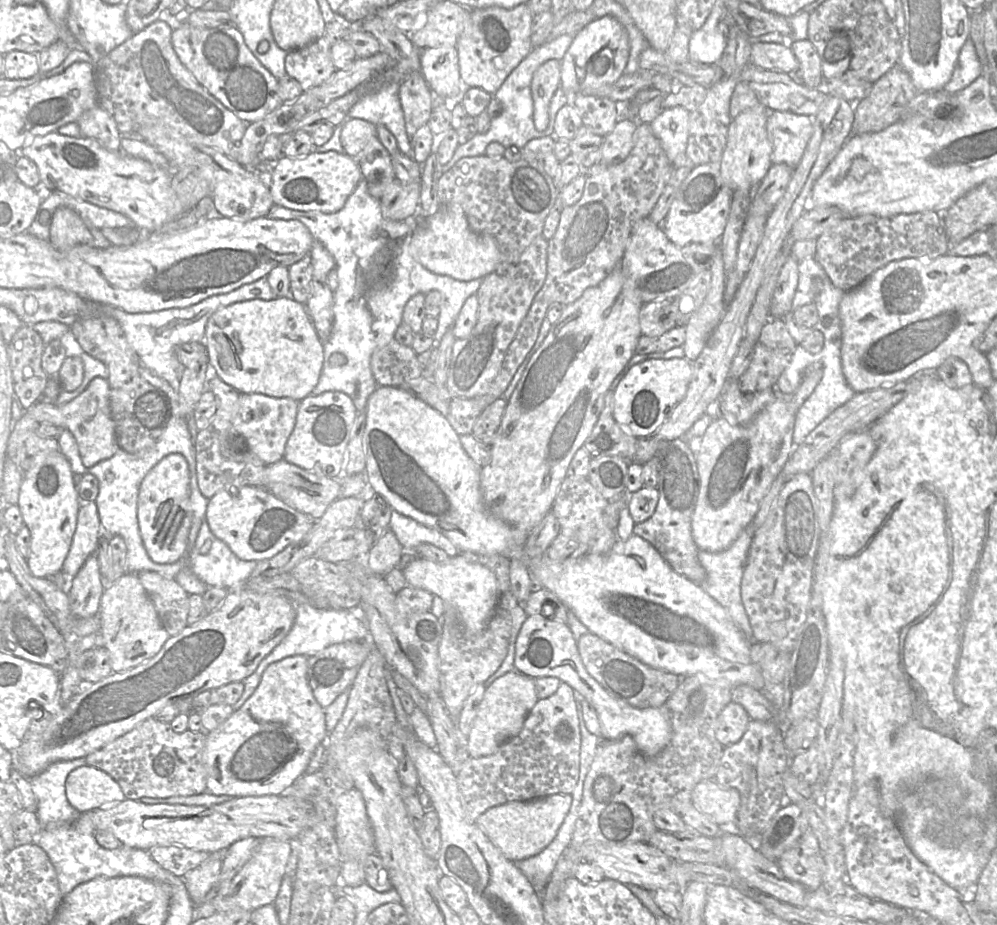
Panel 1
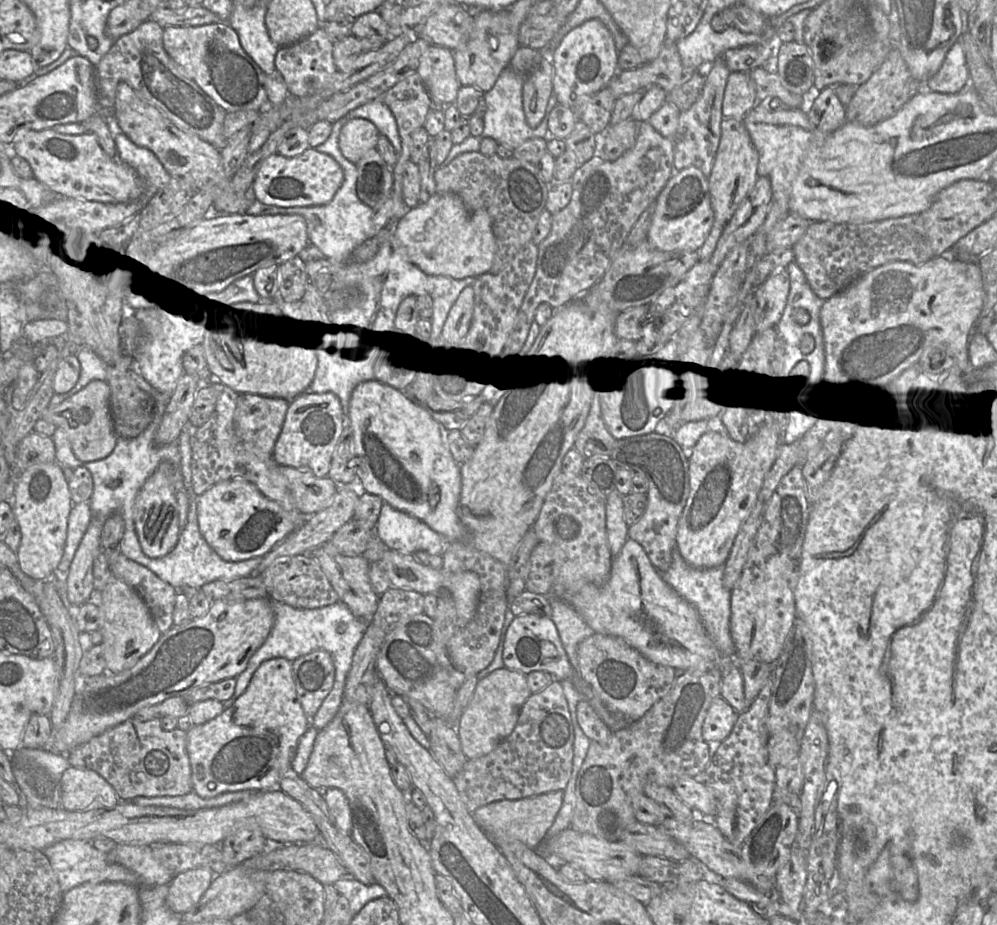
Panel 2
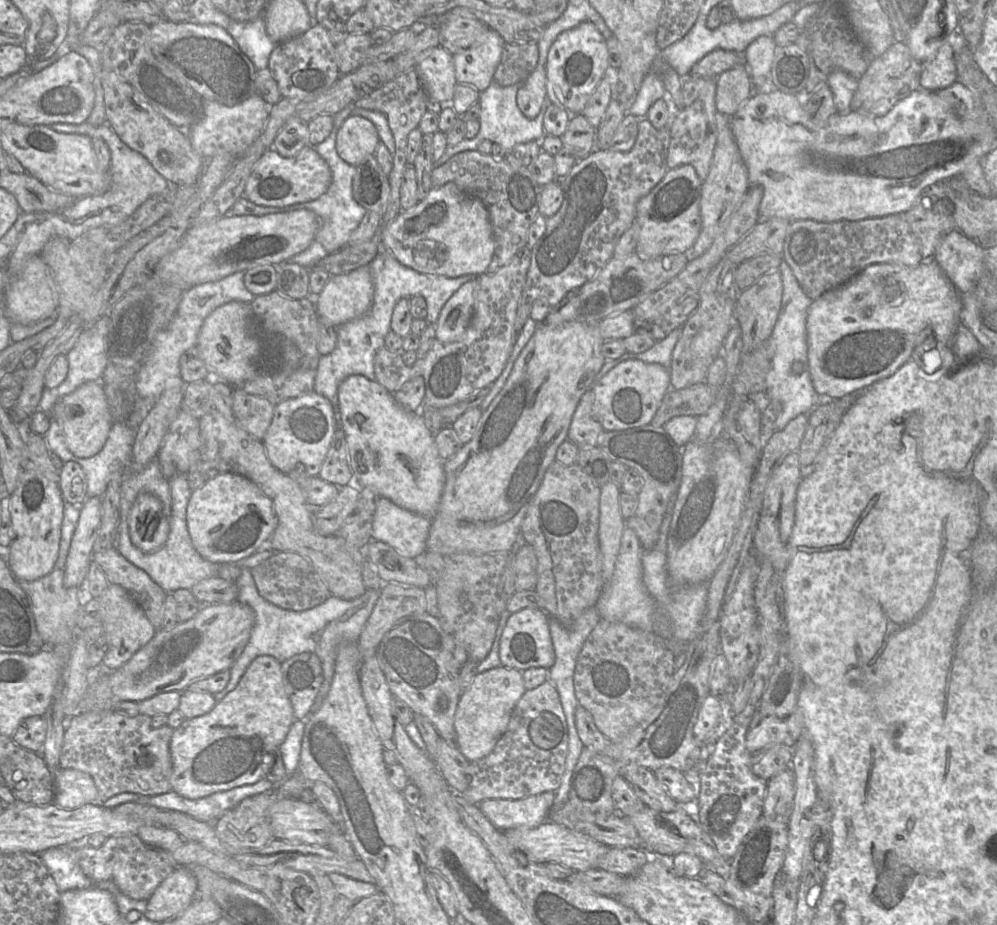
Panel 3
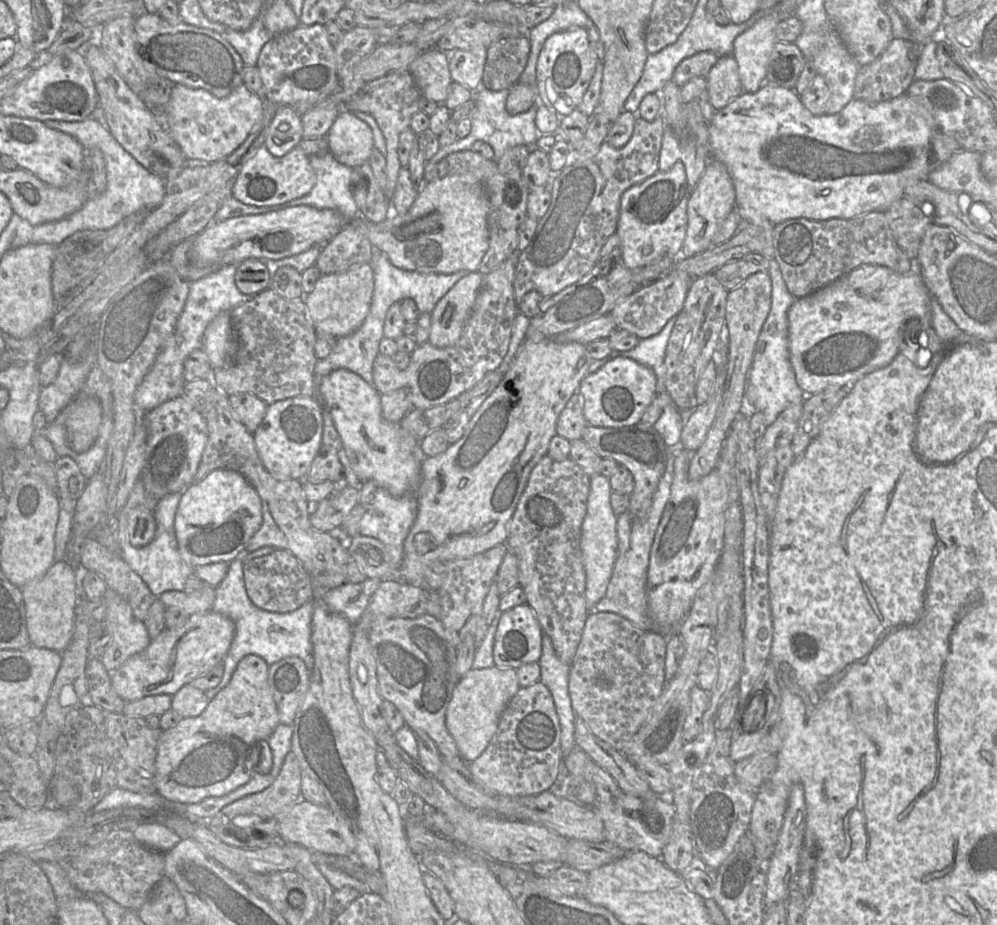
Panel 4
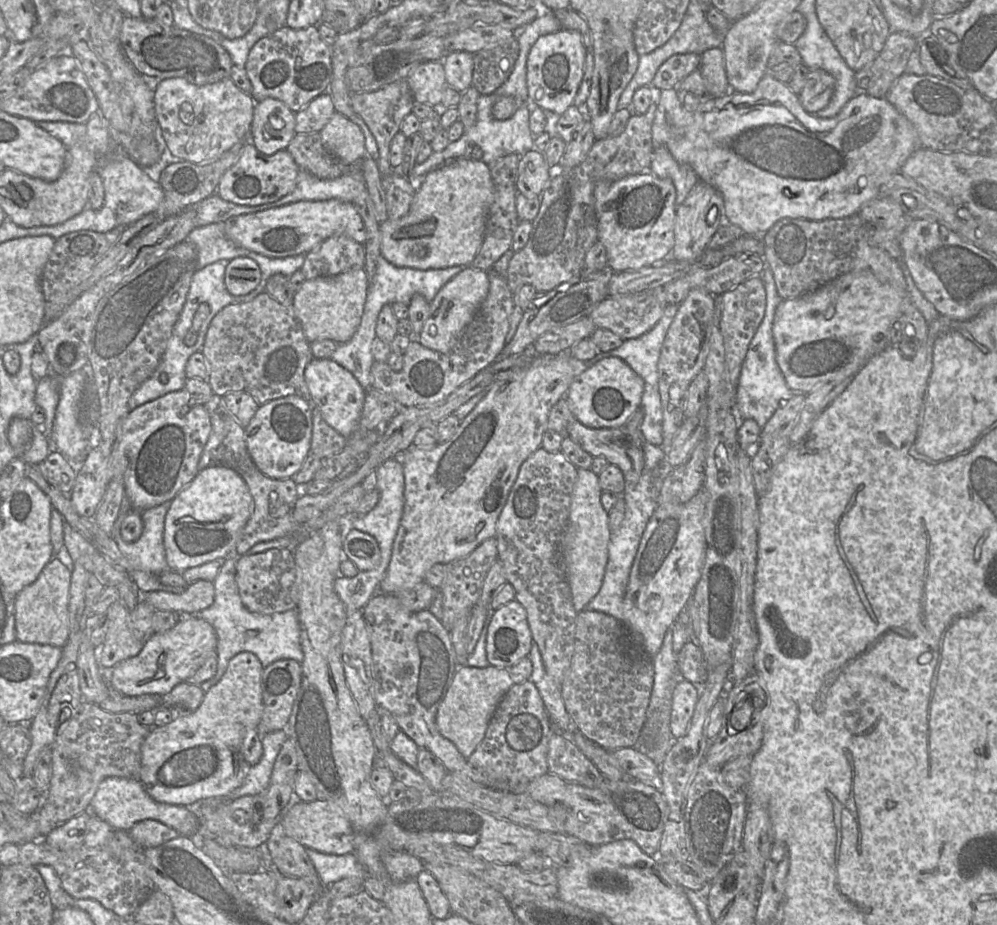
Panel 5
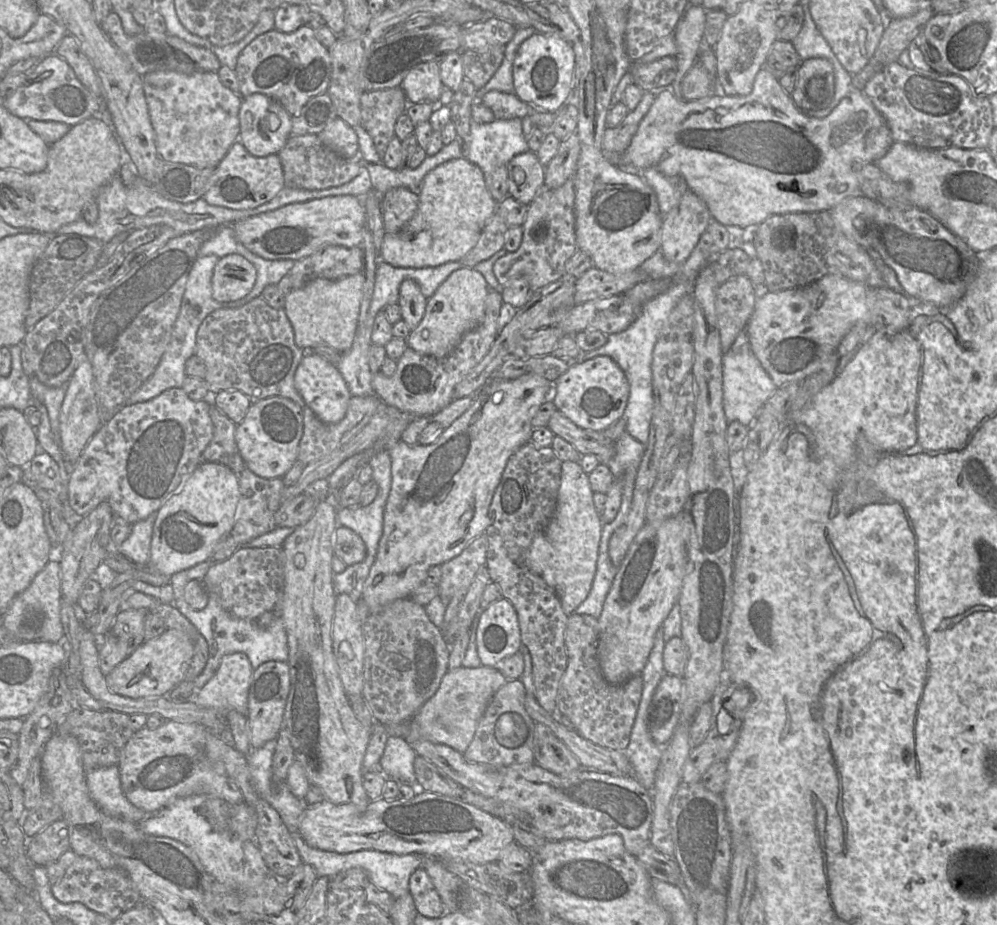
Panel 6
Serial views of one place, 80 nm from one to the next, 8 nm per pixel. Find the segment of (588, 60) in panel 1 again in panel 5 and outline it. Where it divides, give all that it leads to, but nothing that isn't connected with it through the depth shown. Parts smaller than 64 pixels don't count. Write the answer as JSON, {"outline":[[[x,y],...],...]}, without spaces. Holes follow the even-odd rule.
{"outline":[[[562,29],[539,37],[526,61],[528,97],[543,110],[562,115],[574,102],[583,78],[586,53],[581,34],[577,31]]]}

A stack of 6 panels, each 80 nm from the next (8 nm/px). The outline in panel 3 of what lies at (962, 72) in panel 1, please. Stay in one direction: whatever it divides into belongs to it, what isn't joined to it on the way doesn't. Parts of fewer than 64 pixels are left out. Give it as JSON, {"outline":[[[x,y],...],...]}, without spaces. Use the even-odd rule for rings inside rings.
{"outline":[[[944,44],[933,58],[922,63],[920,85],[926,91],[938,91],[955,82],[957,82],[957,70],[953,47]]]}

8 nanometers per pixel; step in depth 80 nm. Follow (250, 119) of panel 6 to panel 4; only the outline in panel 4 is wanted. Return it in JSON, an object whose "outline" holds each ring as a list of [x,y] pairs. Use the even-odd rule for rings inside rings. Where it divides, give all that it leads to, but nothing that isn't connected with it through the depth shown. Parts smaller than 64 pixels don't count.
{"outline":[[[277,105],[264,145],[275,157],[282,157],[298,146],[303,135],[300,114],[288,105]]]}

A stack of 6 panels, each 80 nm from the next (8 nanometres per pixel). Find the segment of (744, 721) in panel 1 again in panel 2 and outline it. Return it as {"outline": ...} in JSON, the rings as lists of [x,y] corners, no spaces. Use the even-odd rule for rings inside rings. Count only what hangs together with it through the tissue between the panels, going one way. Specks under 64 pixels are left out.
{"outline":[[[715,698],[705,717],[702,735],[706,742],[720,744],[731,733],[737,722],[737,713],[723,698]]]}

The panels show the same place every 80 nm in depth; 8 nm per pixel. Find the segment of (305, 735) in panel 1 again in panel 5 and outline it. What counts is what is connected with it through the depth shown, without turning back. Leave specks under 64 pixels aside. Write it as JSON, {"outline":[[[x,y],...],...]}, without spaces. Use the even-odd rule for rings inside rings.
{"outline":[[[253,653],[236,654],[220,680],[205,691],[197,709],[177,713],[170,723],[150,728],[141,746],[141,763],[136,779],[154,800],[187,807],[212,798],[224,798],[242,785],[250,767],[242,756],[242,741],[249,730],[257,728],[263,714],[262,671],[263,666]]]}

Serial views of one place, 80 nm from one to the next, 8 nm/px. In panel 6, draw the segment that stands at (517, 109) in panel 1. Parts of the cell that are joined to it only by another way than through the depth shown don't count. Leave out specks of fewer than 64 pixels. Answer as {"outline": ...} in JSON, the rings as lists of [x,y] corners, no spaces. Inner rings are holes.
{"outline":[[[521,118],[495,119],[488,123],[471,121],[470,144],[465,157],[479,166],[484,175],[528,150]]]}

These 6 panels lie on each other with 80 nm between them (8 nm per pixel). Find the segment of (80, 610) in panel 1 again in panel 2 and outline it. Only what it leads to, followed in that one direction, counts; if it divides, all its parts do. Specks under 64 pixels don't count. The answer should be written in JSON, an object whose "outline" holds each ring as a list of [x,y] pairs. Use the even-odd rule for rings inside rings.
{"outline":[[[94,517],[90,522],[66,574],[65,586],[70,606],[87,603],[94,591],[93,565],[99,553],[102,522]]]}

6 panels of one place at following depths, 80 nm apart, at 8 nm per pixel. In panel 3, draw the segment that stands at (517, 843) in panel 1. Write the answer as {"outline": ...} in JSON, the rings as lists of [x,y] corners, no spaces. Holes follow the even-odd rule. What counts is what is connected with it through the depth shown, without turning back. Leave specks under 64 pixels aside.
{"outline":[[[555,792],[519,800],[487,799],[478,804],[480,811],[498,830],[535,828],[548,819]]]}

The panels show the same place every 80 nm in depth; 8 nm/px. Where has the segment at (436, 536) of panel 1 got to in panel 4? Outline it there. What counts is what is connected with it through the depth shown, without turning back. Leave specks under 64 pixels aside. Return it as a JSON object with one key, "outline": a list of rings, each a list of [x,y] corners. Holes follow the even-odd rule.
{"outline":[[[377,487],[369,512],[361,521],[359,534],[381,541],[392,560],[401,564],[404,541],[416,519],[417,510],[413,495],[397,497]]]}

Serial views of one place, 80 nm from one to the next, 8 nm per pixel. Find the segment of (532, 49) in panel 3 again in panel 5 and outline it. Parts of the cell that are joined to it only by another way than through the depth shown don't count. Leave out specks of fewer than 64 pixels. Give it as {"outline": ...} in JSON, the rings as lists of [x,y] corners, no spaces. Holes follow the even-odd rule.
{"outline":[[[516,38],[474,53],[472,85],[480,94],[492,94],[510,76],[519,55]]]}

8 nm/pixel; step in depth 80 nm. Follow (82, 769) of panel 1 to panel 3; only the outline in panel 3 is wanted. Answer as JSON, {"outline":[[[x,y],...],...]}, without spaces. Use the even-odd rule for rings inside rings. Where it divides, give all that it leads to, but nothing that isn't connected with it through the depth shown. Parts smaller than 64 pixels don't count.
{"outline":[[[57,769],[54,772],[53,803],[63,809],[76,809],[86,804],[102,806],[93,778],[76,769]]]}

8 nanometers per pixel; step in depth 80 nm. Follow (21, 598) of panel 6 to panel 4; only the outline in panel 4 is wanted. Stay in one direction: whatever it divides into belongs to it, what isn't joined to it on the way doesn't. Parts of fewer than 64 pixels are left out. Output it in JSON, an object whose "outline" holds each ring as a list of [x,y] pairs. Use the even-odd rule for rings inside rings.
{"outline":[[[55,561],[38,580],[22,587],[30,645],[63,652],[74,631],[75,610],[79,600],[75,567],[67,561]]]}

